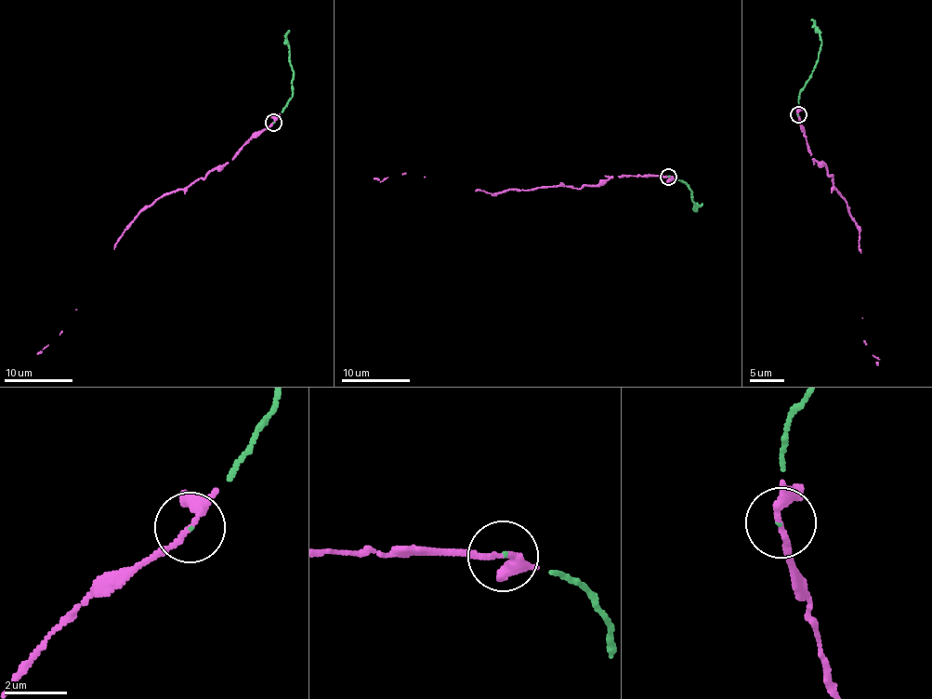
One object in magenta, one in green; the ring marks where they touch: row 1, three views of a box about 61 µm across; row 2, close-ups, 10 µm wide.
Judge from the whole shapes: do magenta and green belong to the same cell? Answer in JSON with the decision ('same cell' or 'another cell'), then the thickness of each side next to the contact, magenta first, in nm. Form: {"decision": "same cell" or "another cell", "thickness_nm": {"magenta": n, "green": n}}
{"decision": "same cell", "thickness_nm": {"magenta": 180, "green": 40}}

